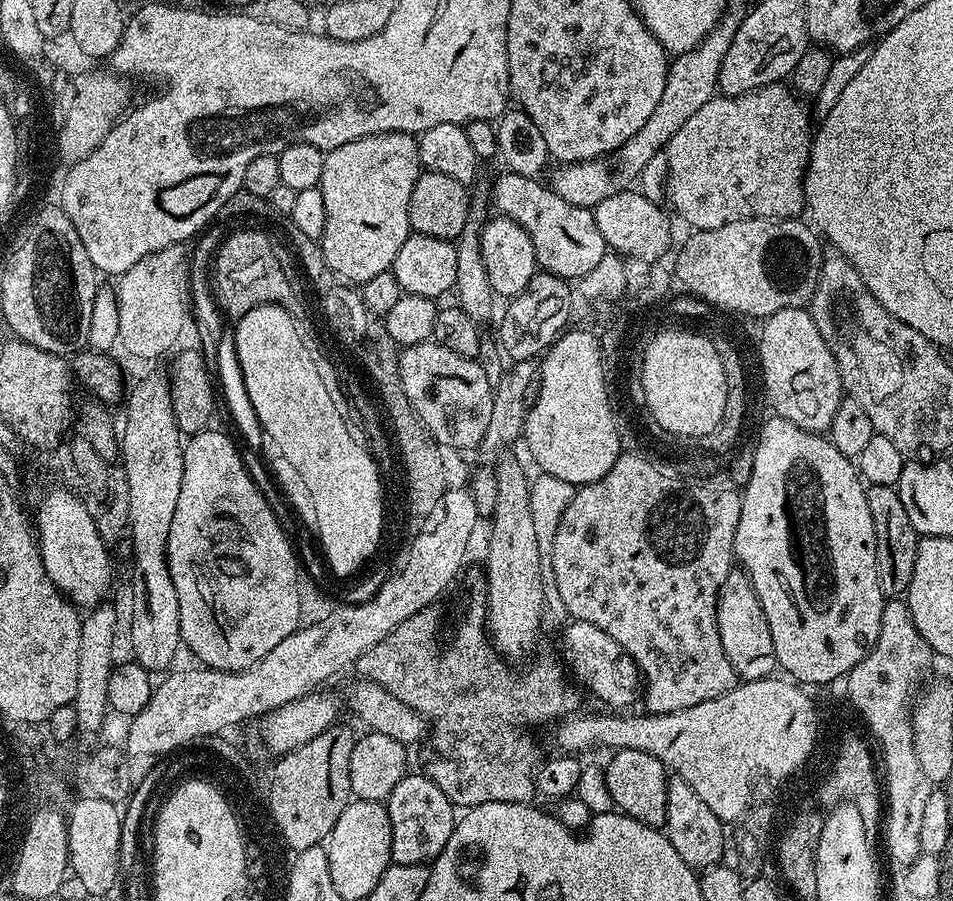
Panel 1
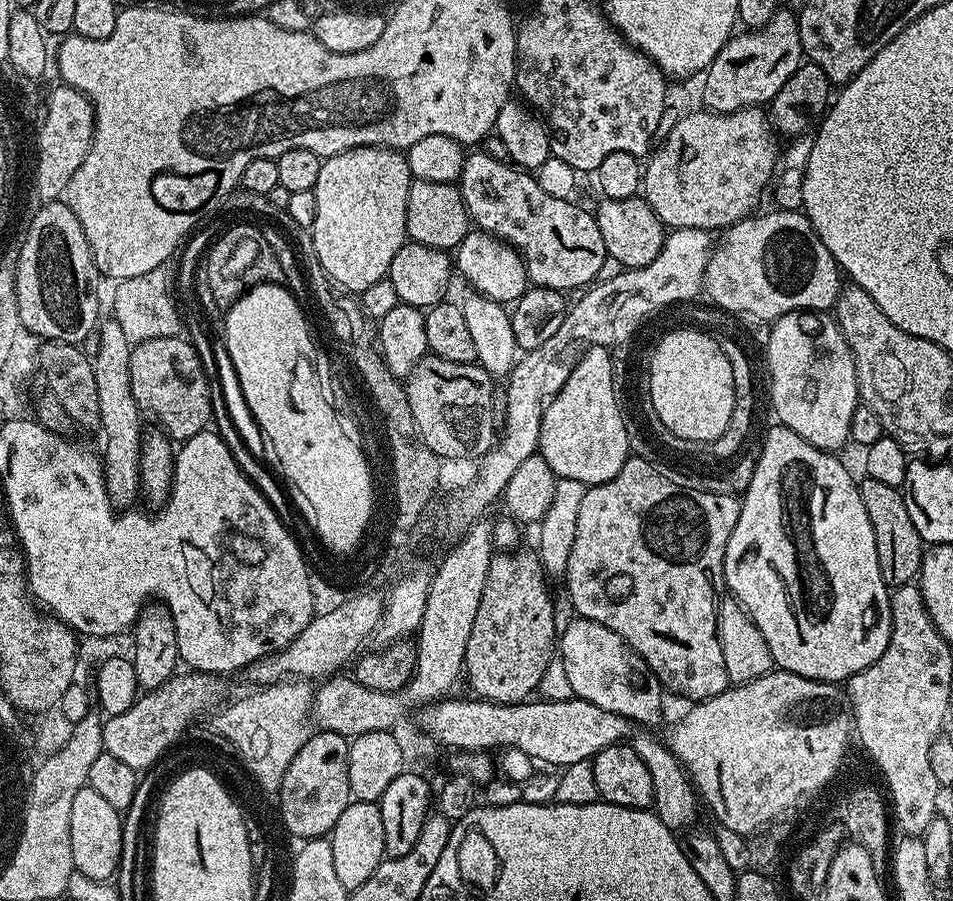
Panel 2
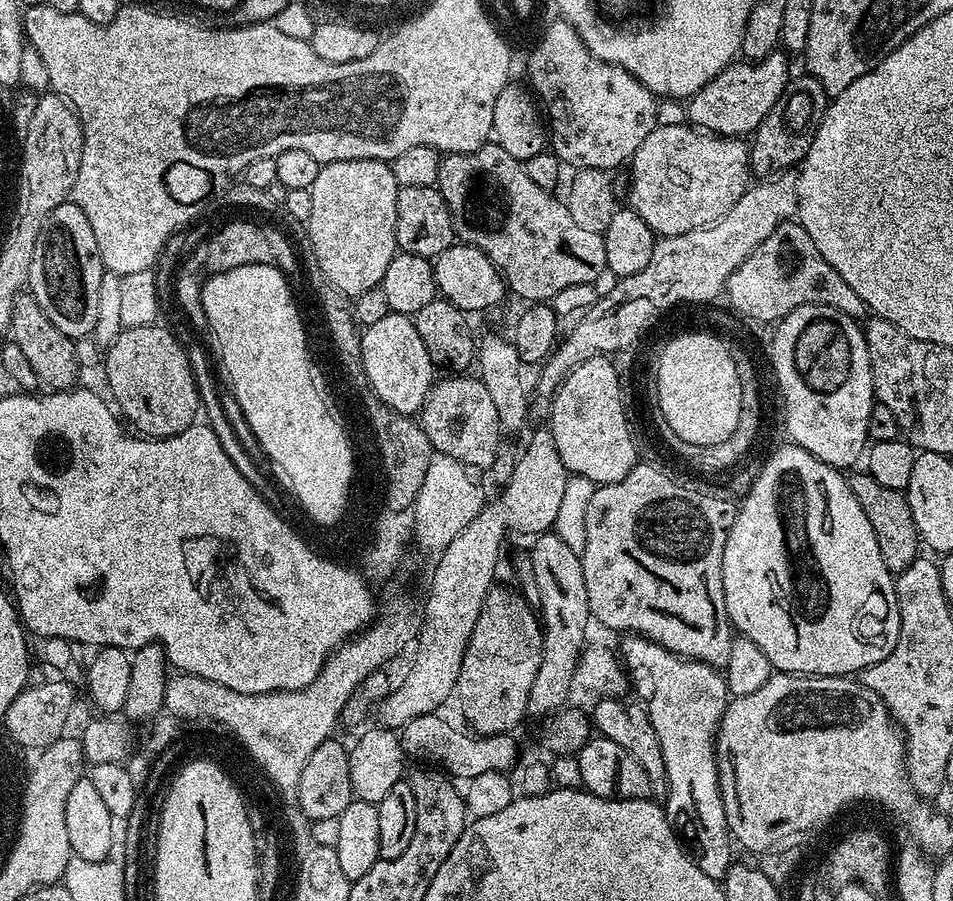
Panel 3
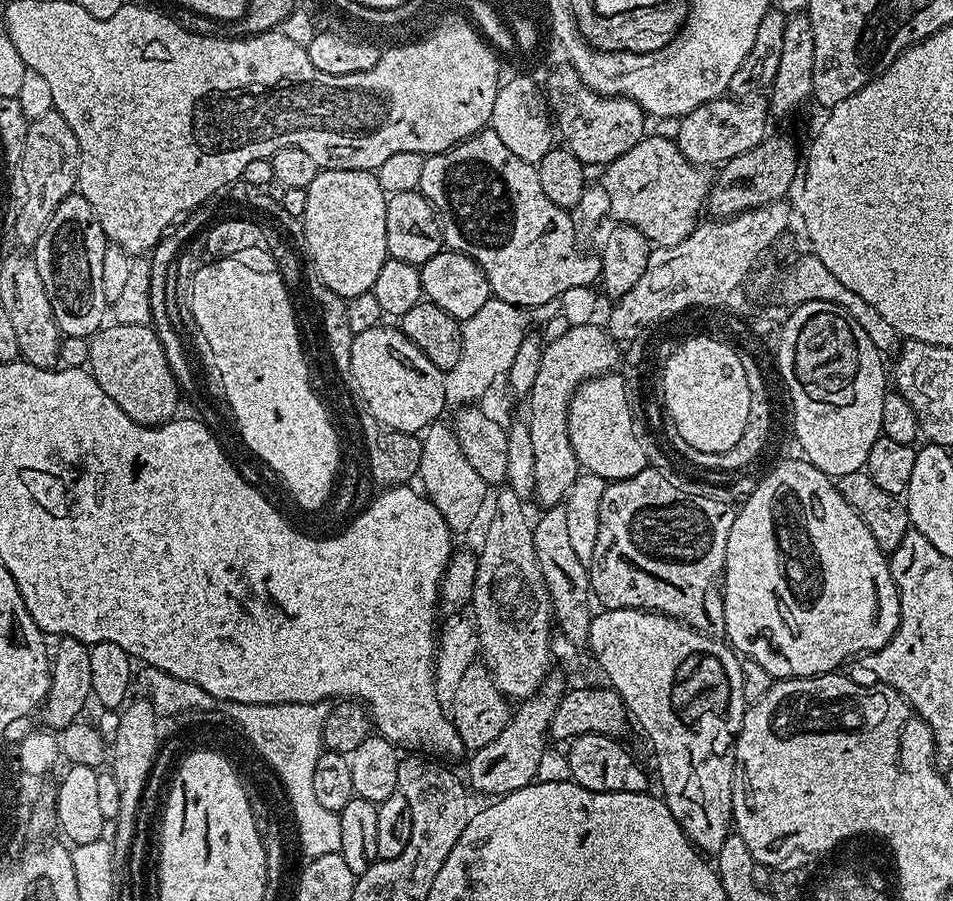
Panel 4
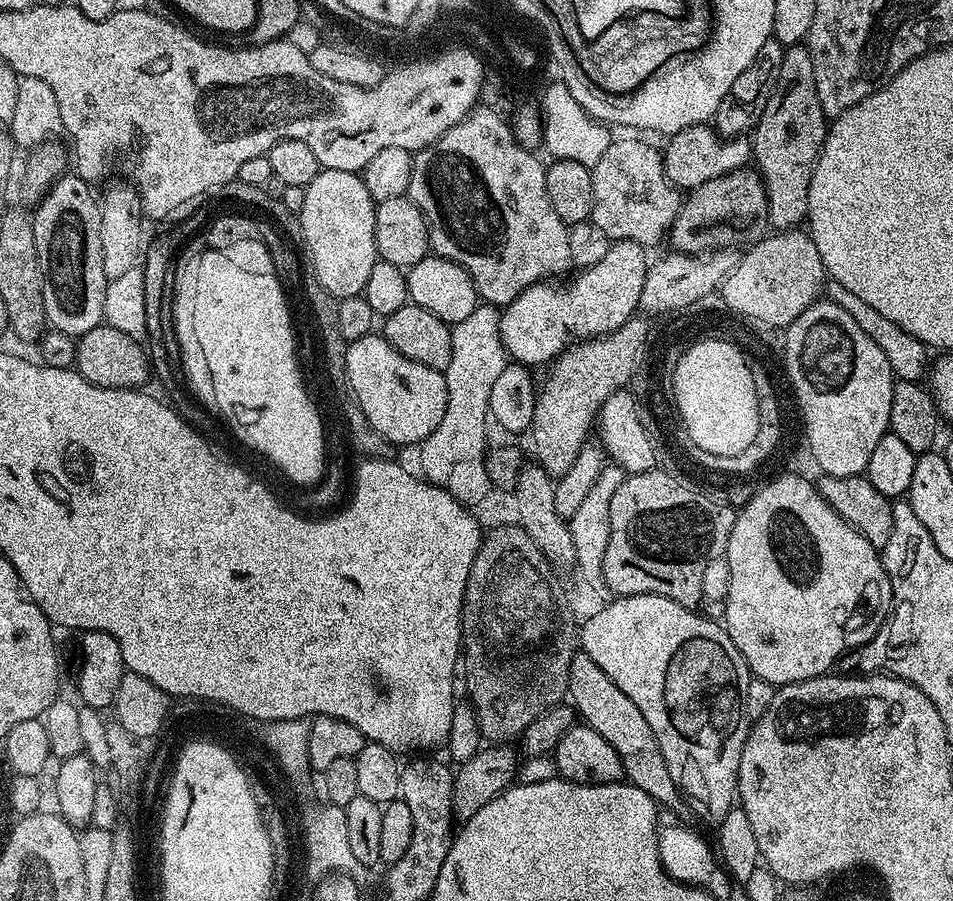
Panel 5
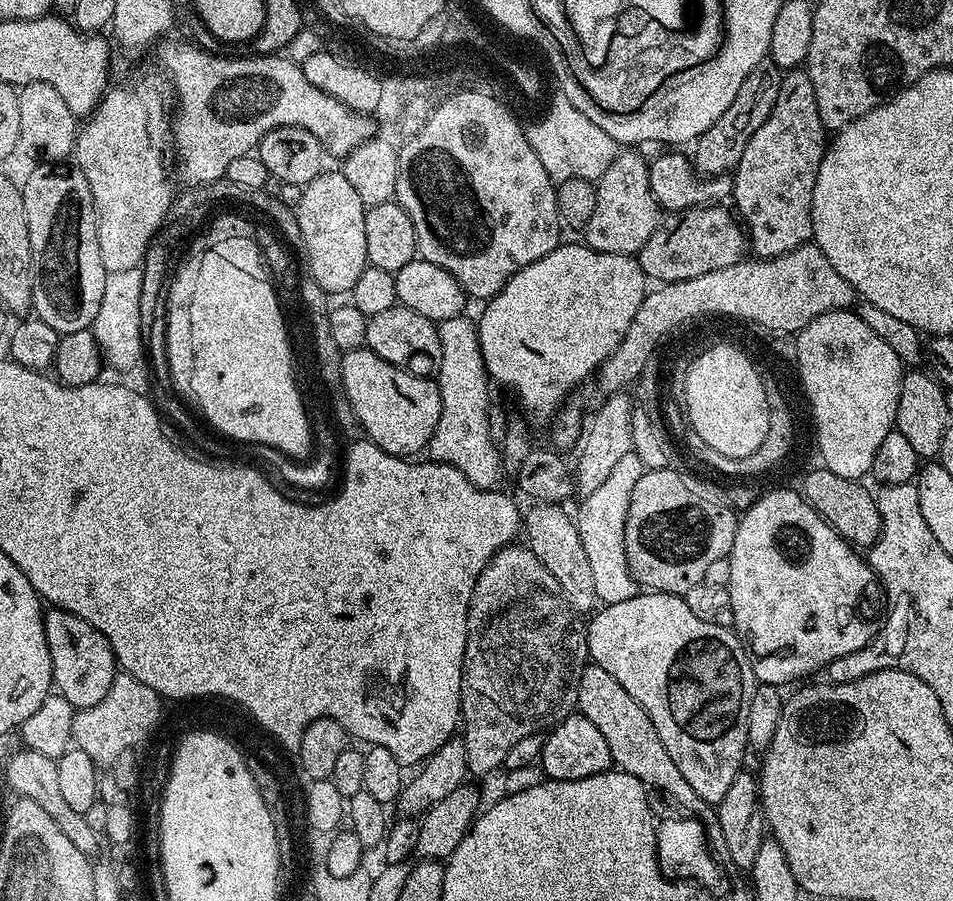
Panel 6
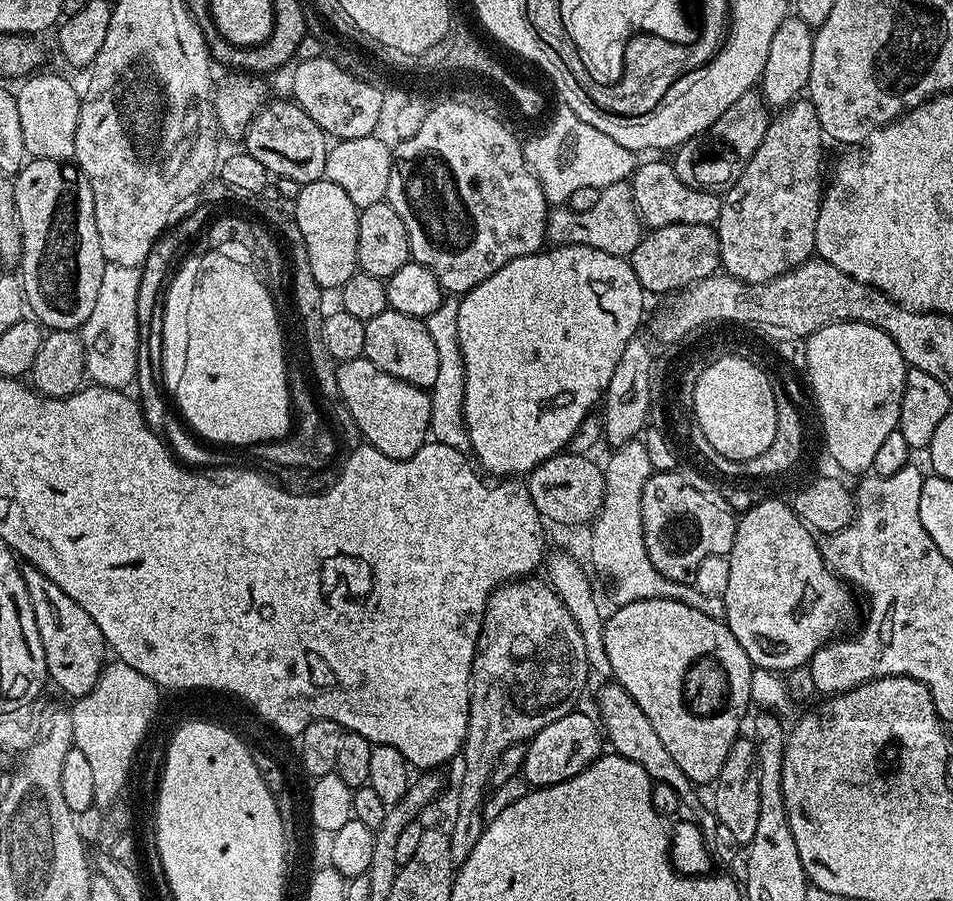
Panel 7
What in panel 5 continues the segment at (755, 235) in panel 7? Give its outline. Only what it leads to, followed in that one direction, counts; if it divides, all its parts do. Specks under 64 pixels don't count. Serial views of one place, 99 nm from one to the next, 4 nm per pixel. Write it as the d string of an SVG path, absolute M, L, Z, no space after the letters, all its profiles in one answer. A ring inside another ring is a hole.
M803 43L787 45L770 102L766 102L766 110L762 110L760 121L750 136L752 160L764 180L768 219L773 229L792 230L805 223L810 178L828 136L829 123L829 117L822 110L822 102L818 102L818 86L814 86L814 62L810 62L810 50Z

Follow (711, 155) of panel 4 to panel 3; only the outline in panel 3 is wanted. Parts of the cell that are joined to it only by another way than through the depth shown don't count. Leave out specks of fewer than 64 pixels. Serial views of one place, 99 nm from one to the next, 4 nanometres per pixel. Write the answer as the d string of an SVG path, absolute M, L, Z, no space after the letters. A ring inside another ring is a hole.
M777 50L759 62L733 62L726 65L687 101L687 119L695 127L714 132L717 136L744 138L755 133L788 85L790 71L787 59L789 57L783 51Z

